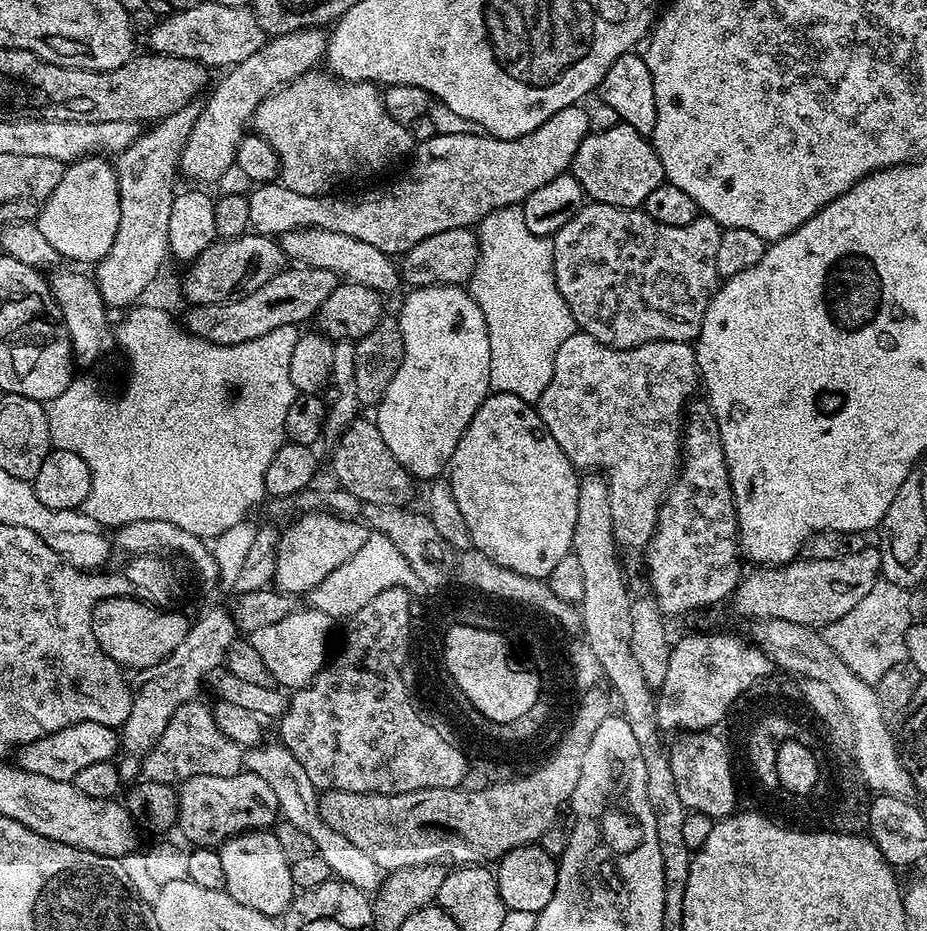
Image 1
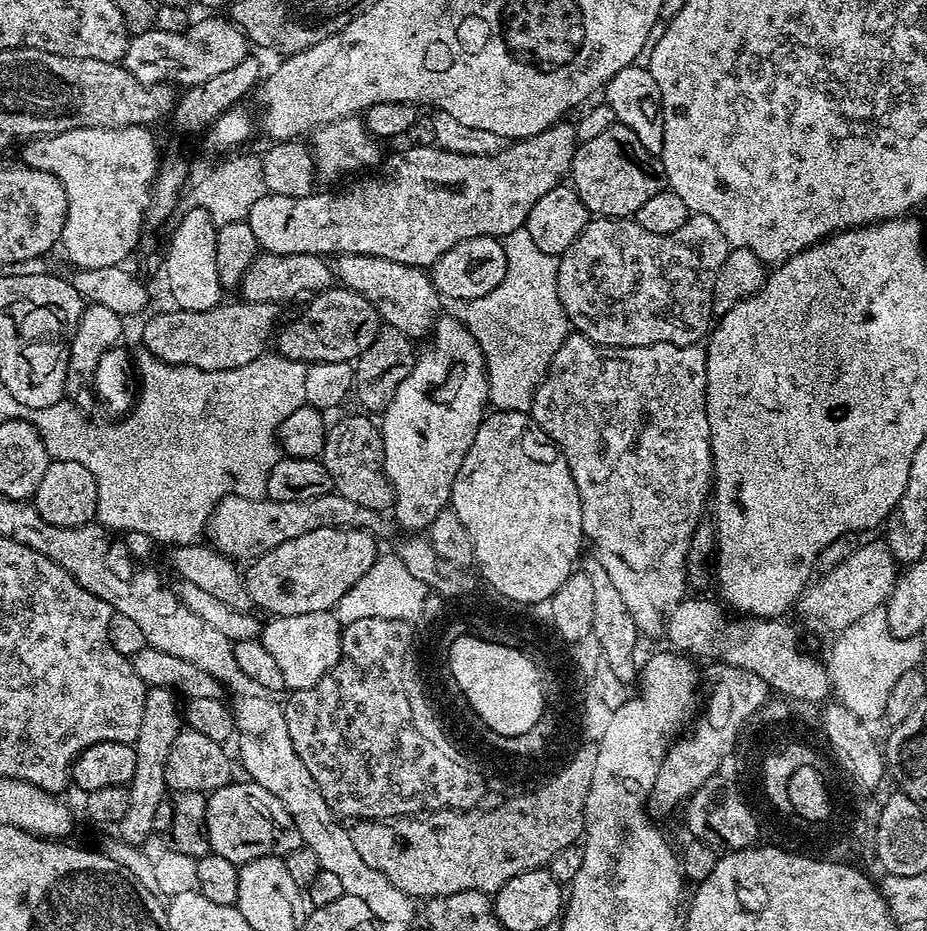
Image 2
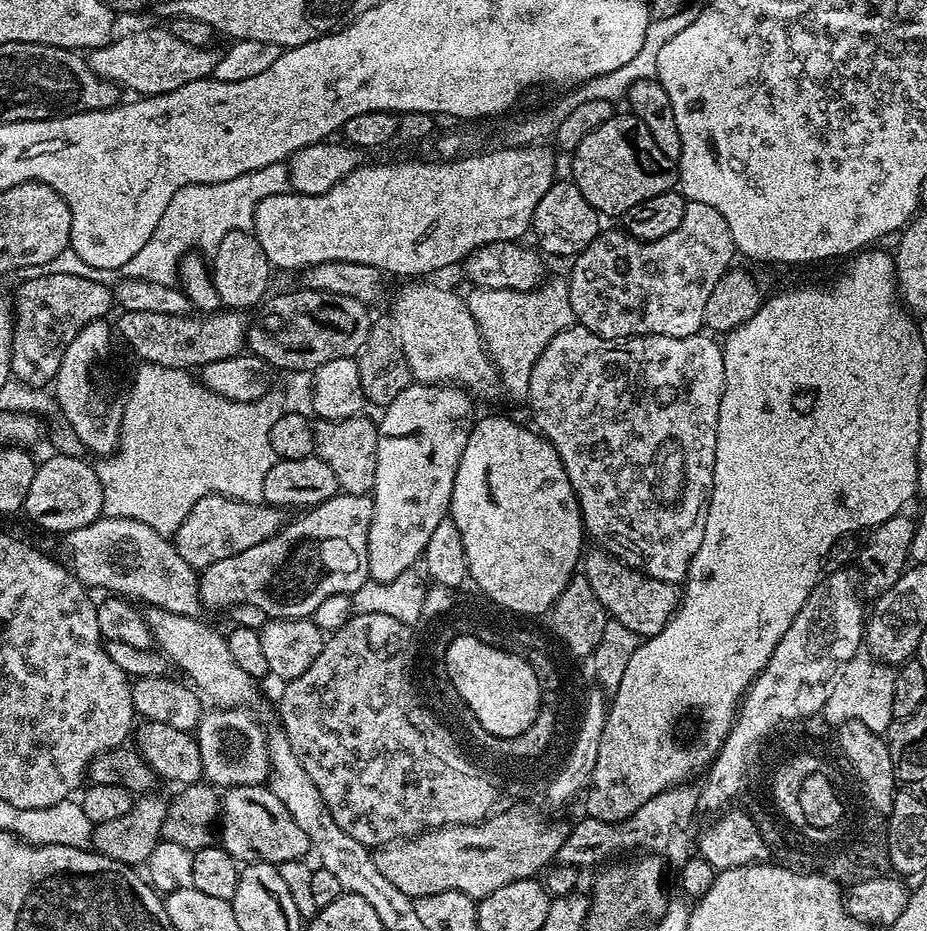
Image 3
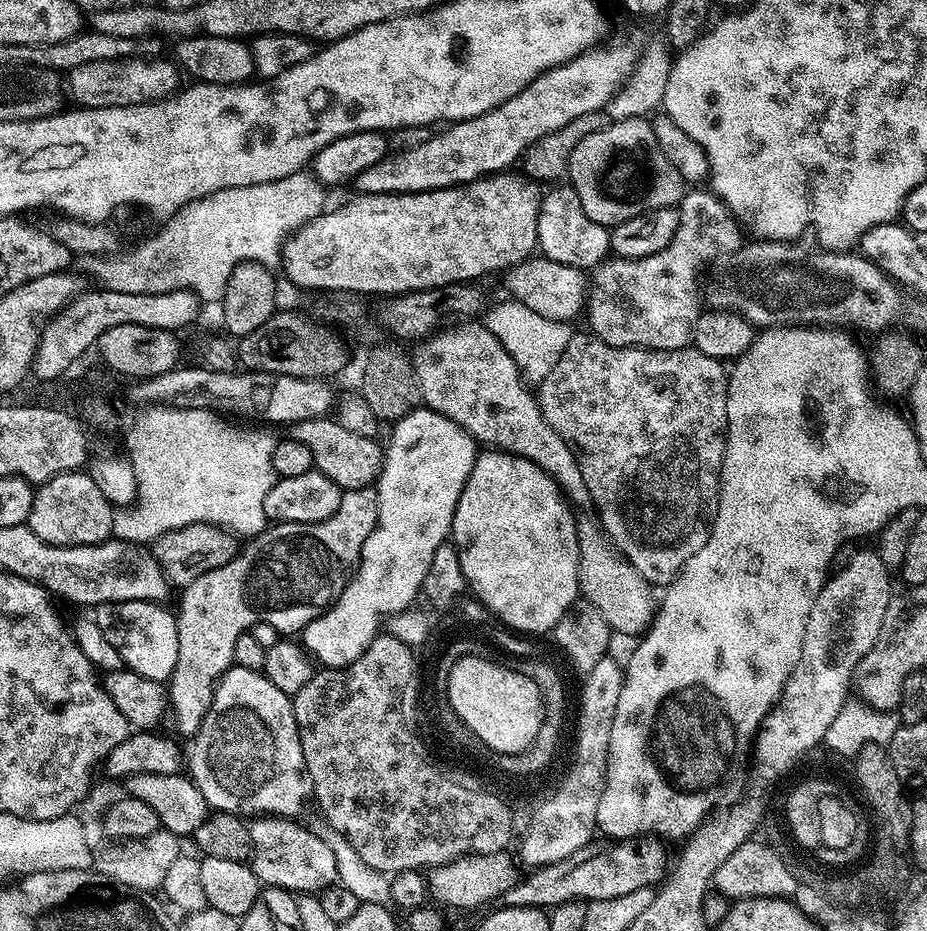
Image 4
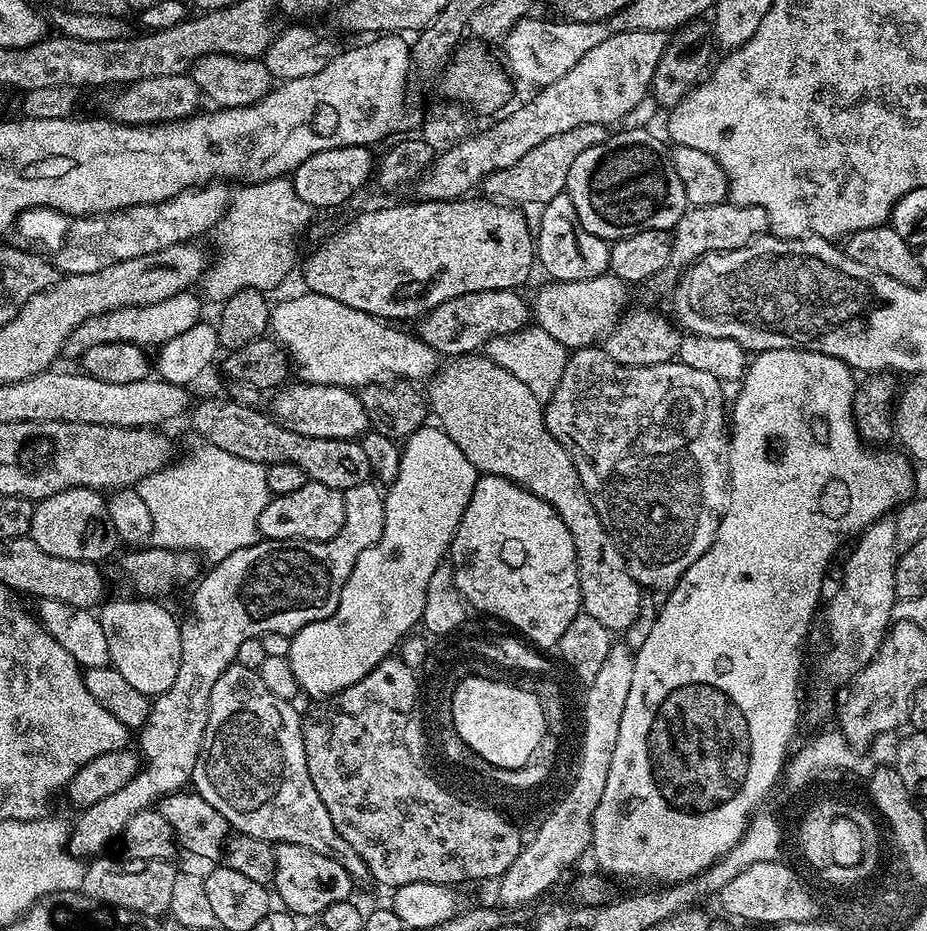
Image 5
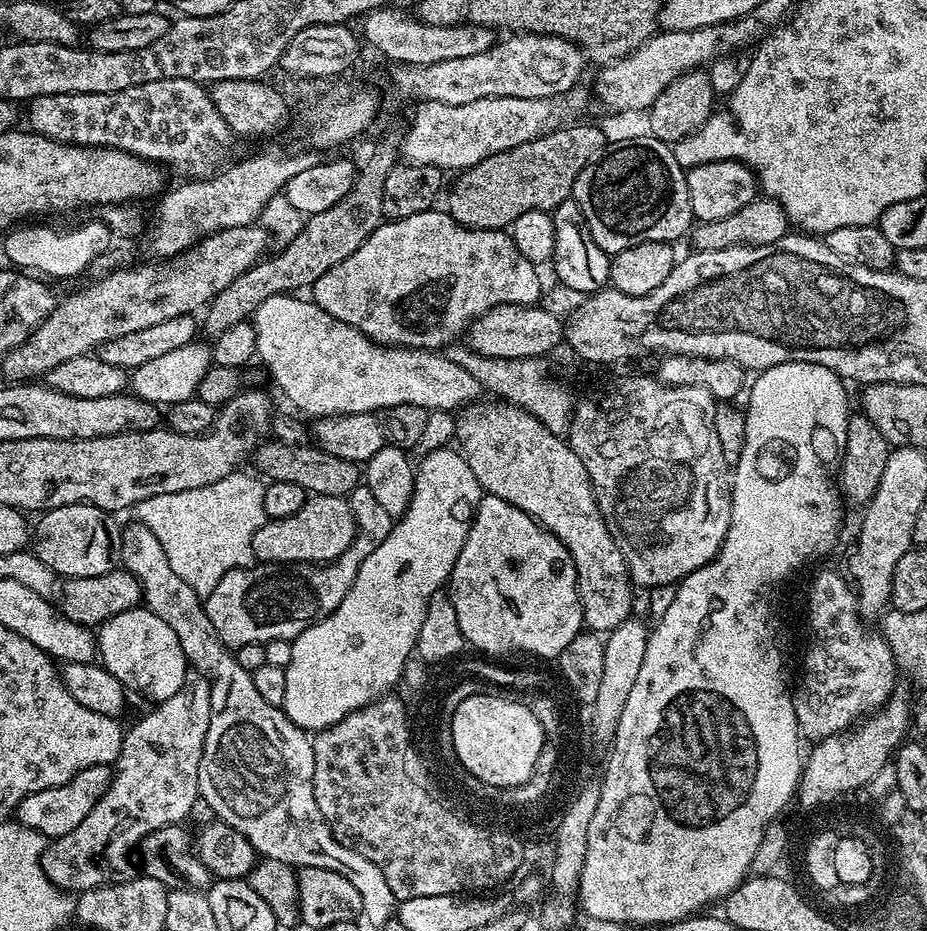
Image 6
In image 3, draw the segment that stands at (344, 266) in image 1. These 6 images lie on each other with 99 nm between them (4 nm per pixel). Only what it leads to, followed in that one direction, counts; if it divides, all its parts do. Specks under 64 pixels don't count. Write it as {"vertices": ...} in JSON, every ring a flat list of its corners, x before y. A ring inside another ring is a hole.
{"vertices":[[416,278,411,282,404,282,400,289,396,292,396,297,392,300,392,313,390,313,390,319,395,327,396,336,400,339,400,345,402,346,402,354,406,358,408,363,408,371,411,379,418,384,442,384,445,386,455,386,467,390,469,393,477,394,483,388,488,388,497,379,496,368,492,364,491,358,488,356,488,350,484,347,484,339,480,337,480,331,478,326,474,322,474,318,470,314,468,309,468,301,462,295,459,296,456,292,451,292,448,288,439,288,436,284,428,284,432,282,425,282,423,279]]}

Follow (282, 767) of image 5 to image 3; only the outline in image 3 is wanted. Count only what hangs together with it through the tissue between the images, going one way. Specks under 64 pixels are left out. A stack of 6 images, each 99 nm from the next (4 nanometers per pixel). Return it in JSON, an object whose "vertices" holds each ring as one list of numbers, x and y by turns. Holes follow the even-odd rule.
{"vertices":[[216,708,205,711,194,733,201,750,203,779,220,790,264,784,270,776,270,761,264,728,247,708]]}

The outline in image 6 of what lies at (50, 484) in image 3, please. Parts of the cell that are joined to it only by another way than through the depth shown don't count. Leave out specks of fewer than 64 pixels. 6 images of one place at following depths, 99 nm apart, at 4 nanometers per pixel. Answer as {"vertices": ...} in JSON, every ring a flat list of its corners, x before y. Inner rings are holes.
{"vertices":[[71,504,49,508,40,518,34,524,34,551,37,558,57,577,74,580,94,578,118,568,122,528,112,521,115,519,109,513,98,506]]}

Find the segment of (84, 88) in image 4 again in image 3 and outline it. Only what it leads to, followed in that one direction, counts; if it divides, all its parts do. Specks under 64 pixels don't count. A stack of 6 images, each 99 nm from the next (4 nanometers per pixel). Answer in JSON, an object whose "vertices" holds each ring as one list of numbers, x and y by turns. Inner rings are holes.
{"vertices":[[167,29,140,30,93,49,88,61,94,72,104,80,146,97,170,93,192,81,207,79,216,66,216,58,211,52,211,49,201,49,178,39,175,33]]}

